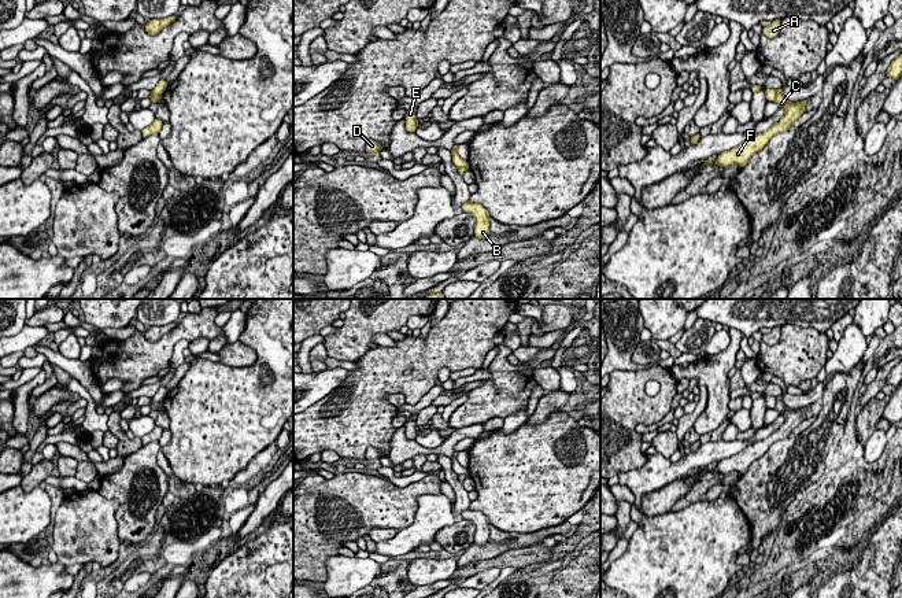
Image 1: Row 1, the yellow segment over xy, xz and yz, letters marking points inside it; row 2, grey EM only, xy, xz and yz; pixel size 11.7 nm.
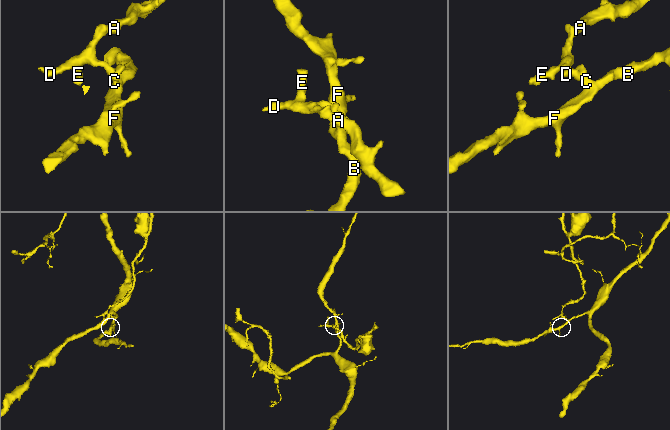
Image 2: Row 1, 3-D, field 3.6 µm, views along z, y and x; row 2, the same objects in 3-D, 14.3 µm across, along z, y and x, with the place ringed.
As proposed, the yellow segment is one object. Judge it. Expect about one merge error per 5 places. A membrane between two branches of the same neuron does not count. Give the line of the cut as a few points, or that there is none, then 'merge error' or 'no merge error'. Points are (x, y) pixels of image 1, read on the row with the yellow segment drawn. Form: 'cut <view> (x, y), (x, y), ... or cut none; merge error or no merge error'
cut yz (775, 91), (776, 100); merge error

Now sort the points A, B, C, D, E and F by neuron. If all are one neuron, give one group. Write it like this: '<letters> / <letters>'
A D E / B C F

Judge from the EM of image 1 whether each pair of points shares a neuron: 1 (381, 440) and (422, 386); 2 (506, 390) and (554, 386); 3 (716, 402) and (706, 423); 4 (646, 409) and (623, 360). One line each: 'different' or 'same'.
1: same
2: different
3: same
4: different

